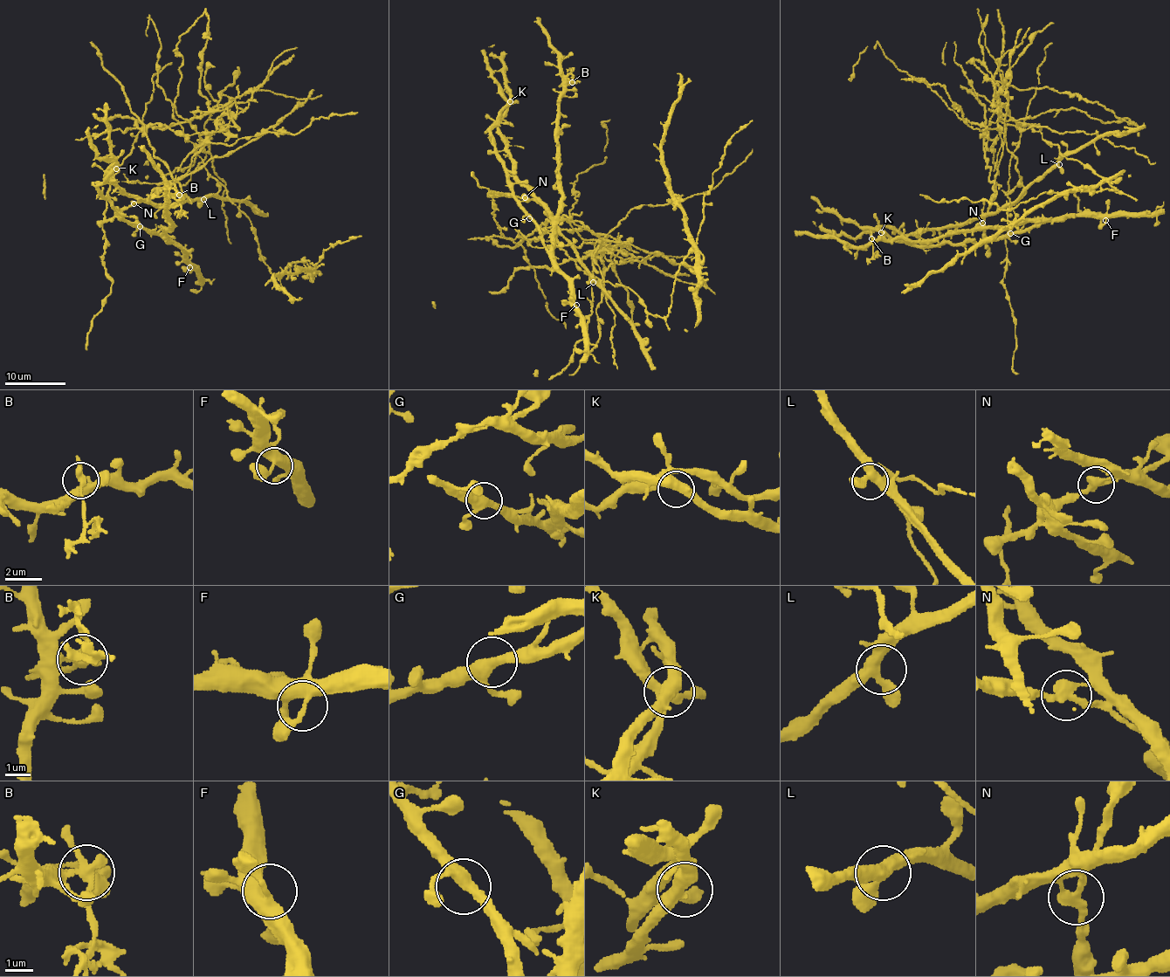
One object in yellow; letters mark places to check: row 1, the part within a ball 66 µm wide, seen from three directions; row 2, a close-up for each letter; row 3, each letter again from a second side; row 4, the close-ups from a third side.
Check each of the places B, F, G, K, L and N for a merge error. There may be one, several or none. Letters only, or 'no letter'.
B, N

